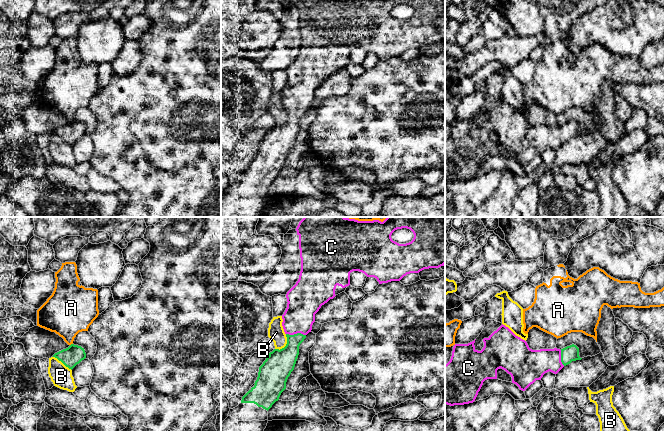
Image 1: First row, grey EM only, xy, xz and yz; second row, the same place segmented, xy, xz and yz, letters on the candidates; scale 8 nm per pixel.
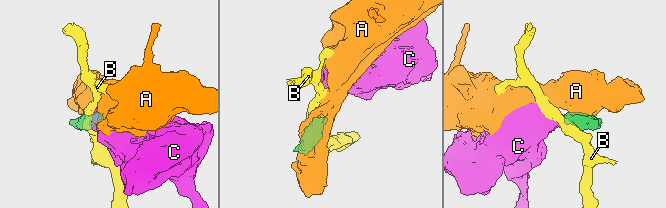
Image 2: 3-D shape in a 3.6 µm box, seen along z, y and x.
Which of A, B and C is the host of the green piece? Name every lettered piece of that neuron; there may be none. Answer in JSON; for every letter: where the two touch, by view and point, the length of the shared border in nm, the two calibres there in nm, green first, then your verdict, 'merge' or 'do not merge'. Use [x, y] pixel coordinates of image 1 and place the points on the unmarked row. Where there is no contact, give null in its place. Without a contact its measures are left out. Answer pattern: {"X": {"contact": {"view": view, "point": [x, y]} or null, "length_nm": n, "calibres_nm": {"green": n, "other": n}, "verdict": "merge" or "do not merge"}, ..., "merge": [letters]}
{"A": {"contact": {"view": "xy", "point": [71, 120]}, "length_nm": 30, "calibres_nm": {"green": 160, "other": 360}, "verdict": "do not merge"}, "B": {"contact": {"view": "xz", "point": [286, 121]}, "length_nm": 160, "calibres_nm": {"green": 240, "other": 130}, "verdict": "do not merge"}, "C": {"contact": {"view": "xz", "point": [297, 109]}, "length_nm": 160, "calibres_nm": {"green": 190, "other": 260}, "verdict": "merge"}, "merge": ["C"]}

